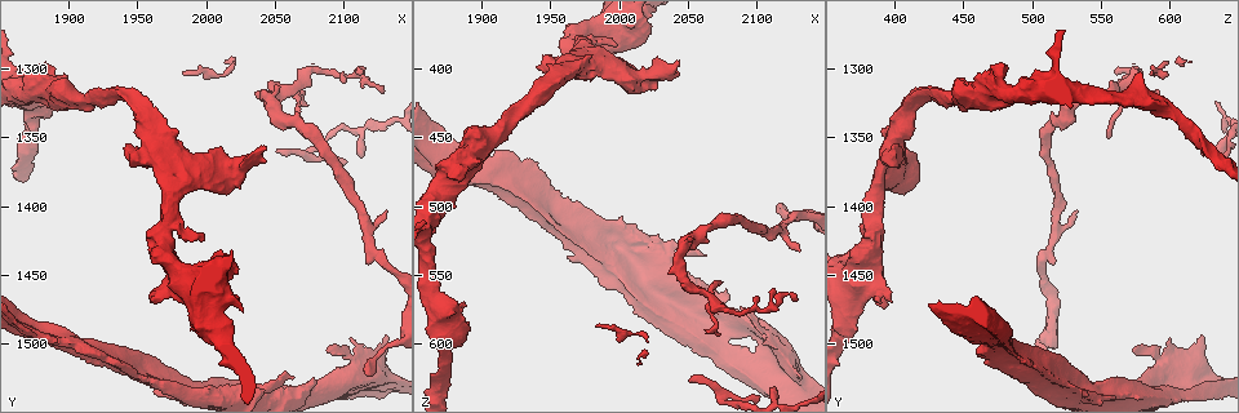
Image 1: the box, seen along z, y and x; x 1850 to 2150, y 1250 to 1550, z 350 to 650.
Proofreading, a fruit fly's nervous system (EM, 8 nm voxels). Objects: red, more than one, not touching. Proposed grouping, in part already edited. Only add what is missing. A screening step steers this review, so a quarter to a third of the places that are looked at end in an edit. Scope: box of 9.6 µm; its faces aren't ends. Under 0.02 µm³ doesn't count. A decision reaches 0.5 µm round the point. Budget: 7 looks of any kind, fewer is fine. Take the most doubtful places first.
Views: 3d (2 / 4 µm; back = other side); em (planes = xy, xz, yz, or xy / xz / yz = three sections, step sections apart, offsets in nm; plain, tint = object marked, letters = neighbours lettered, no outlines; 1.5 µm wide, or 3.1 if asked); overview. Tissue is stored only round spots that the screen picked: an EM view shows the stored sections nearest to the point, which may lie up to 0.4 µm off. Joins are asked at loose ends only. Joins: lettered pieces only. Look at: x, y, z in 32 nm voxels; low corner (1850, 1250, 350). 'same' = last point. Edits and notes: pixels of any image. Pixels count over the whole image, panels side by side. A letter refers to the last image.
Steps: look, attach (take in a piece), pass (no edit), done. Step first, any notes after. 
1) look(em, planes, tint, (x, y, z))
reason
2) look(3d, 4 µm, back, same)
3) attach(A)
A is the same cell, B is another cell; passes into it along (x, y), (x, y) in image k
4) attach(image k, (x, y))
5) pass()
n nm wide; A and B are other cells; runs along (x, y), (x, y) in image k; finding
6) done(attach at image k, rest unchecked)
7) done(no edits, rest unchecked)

look(em, xz, step 8, tint, (2060, 1526, 536))
free end

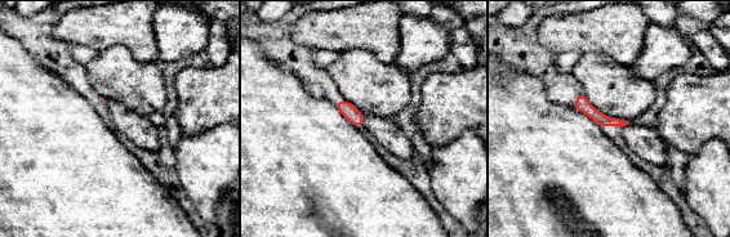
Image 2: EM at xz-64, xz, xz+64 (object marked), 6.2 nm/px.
look(em, planes, letters, same)
another direction

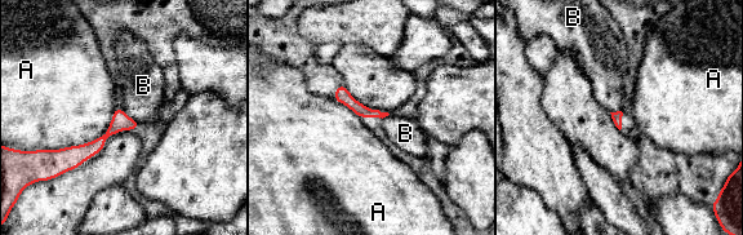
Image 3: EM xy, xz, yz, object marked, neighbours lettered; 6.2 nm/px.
pass()
A and B are other cells; no lettered piece goes on from it

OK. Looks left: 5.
look(3d, 4 µm, (2120, 1522, 498))

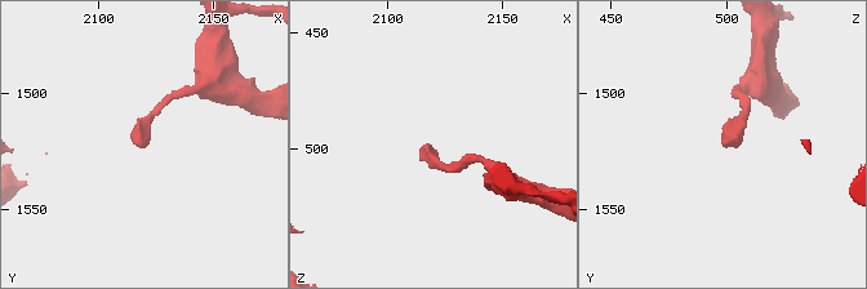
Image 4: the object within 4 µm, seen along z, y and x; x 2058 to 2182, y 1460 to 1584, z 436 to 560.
look(em, yz, step 4, tint, (2118, 1523, 498))

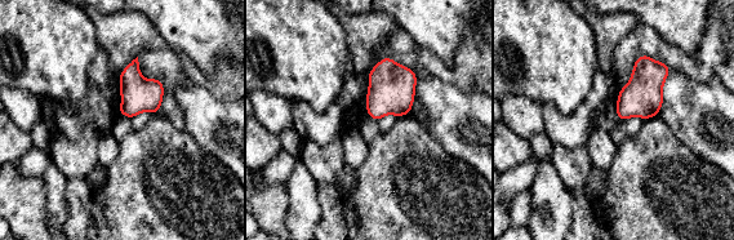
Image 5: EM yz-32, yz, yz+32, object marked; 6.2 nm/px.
look(em, planes, letters, same)
cut it another way

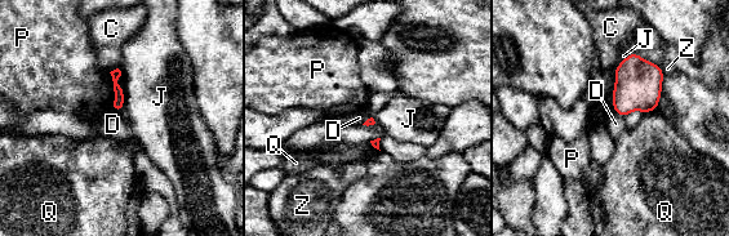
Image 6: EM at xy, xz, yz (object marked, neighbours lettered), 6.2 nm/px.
pass()
C, D, J, P, Q and Z are other cells; none of them fits

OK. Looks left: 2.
look(em, planes, tint, (2000, 1422, 382))
an open end

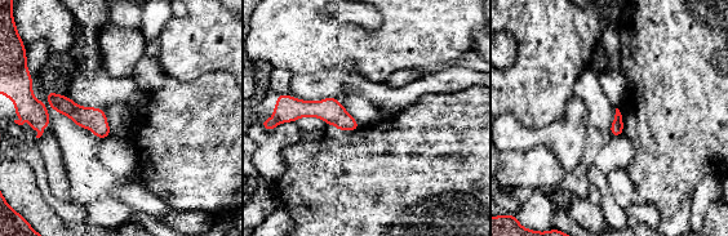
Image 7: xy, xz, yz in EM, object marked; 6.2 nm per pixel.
look(em, planes, letters, same)
see the neighbours

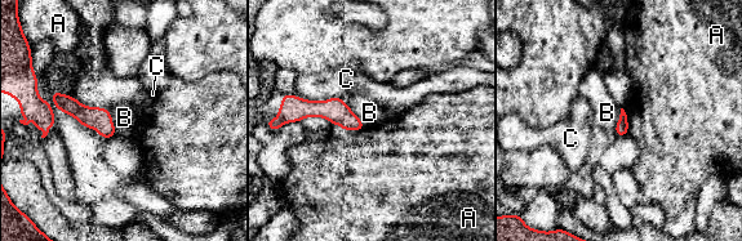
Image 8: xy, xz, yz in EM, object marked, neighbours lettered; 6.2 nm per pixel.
pass()
C touches over 300 nm; A, B and C are other cells; no lettered piece goes on from it

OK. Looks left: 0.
done(no edits, rest unchecked)

